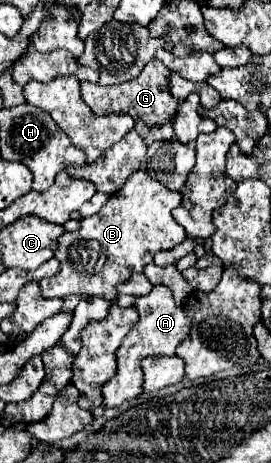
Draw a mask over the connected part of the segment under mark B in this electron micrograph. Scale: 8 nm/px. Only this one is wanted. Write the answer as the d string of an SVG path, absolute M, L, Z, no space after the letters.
M138 170L134 172L122 190L100 208L98 214L84 218L80 224L80 230L76 232L64 232L62 238L58 238L58 250L54 252L54 258L60 262L60 272L48 280L48 284L40 282L42 294L46 298L66 298L68 294L80 294L80 296L100 296L106 300L116 300L118 292L116 286L126 282L130 274L142 272L148 262L152 262L154 254L158 250L170 250L170 246L180 244L186 238L184 228L172 218L172 210L180 204L182 194L166 190L166 186L158 186L154 178L150 178L148 172Z

